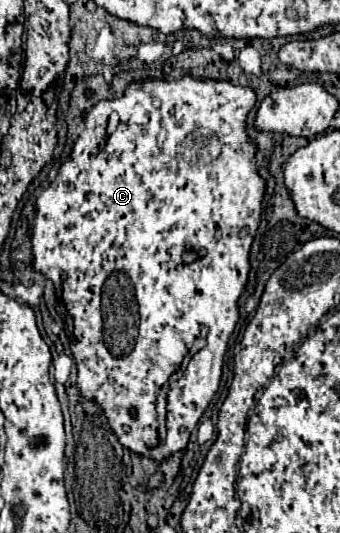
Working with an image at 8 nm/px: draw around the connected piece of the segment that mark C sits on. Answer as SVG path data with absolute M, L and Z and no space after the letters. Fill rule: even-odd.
M186 74L178 80L148 78L142 82L132 82L126 88L122 98L102 100L96 106L82 112L82 122L80 122L78 136L76 136L76 142L72 146L68 162L64 162L60 166L56 180L36 200L36 218L34 218L34 226L32 226L32 234L30 234L32 268L42 274L46 270L46 278L52 280L54 286L58 286L58 282L62 282L60 300L62 300L62 306L68 310L68 314L72 316L74 321L73 337L75 342L70 345L70 351L74 360L76 360L76 366L78 366L78 390L84 398L94 400L102 408L110 428L114 430L114 434L118 436L118 442L124 448L130 448L130 452L134 452L134 454L152 458L156 464L162 464L166 458L170 458L172 454L182 452L186 448L192 430L196 428L202 412L208 408L212 396L218 390L226 344L228 344L228 338L234 332L236 322L240 318L238 300L244 294L246 284L248 284L250 248L252 248L252 242L254 242L254 232L258 230L258 224L260 224L260 218L262 218L262 200L264 200L264 192L266 192L266 180L254 168L254 156L256 156L254 150L258 152L258 146L250 142L248 132L246 132L246 120L248 120L248 114L254 108L254 104L256 104L256 92L252 88L236 86L228 80L194 78L194 76ZM112 112L118 112L120 123L116 132L110 134L108 140L106 140L106 132L94 132L94 130L104 130L104 126L108 124L108 116ZM186 248L192 248L196 252L196 260L192 260L192 262L184 260ZM120 270L124 270L124 274L128 278L126 282L122 282L118 278ZM196 338L206 338L208 344L206 344L204 350L200 350L192 358L184 376L174 382L172 402L166 402L166 436L160 438L158 412L156 412L158 392L168 384L170 376L180 368L182 358L190 352Z

